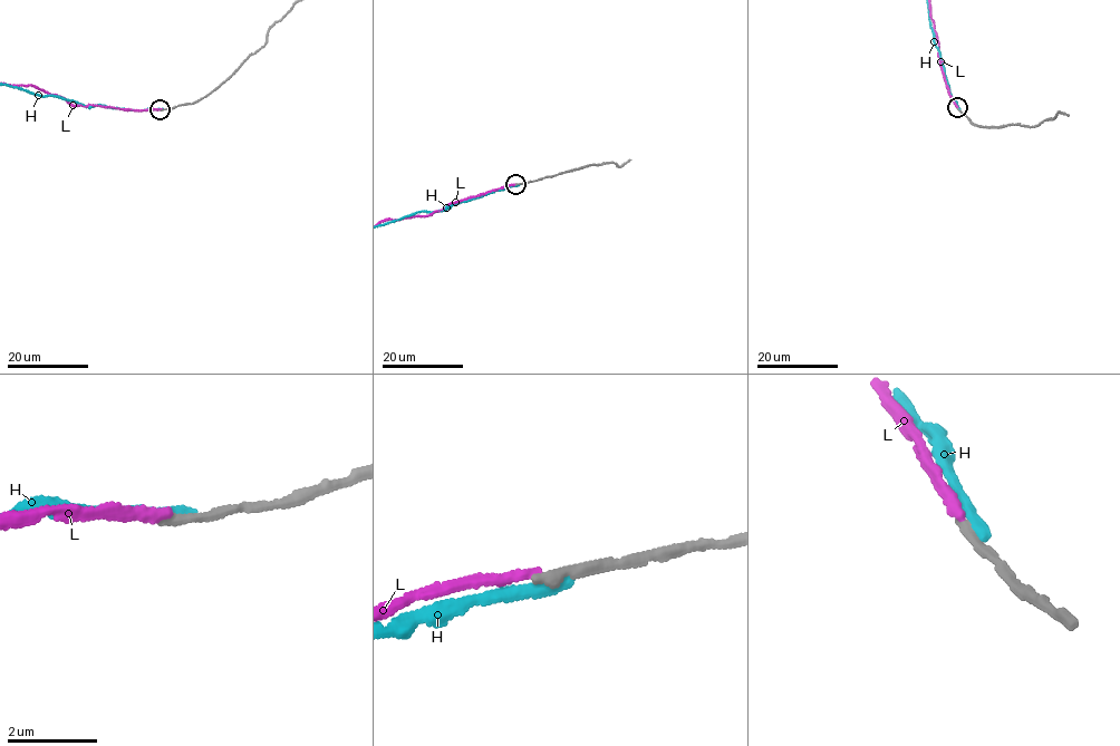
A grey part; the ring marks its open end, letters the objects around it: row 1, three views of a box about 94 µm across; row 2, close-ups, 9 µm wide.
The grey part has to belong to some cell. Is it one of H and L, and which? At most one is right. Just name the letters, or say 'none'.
none

